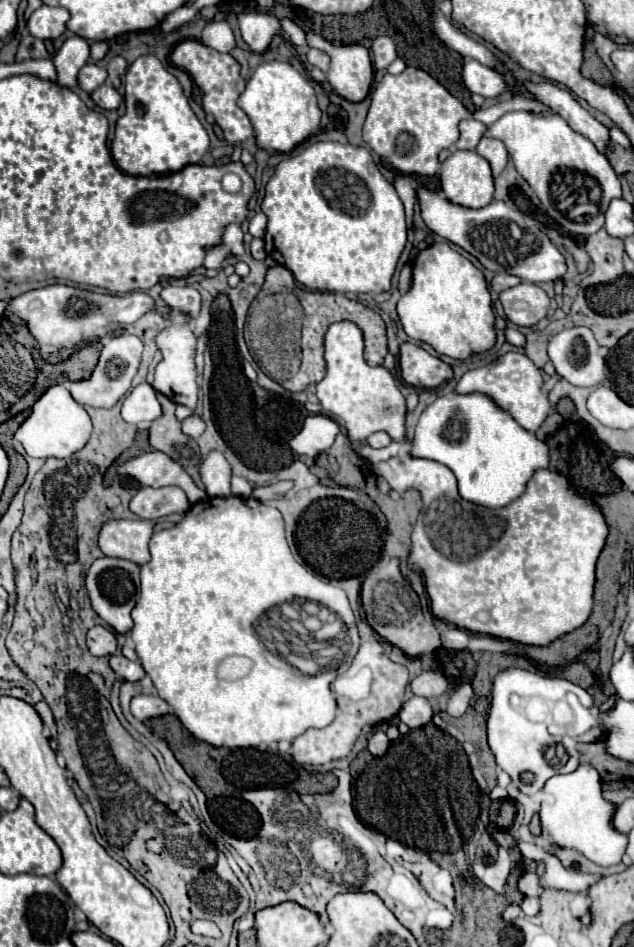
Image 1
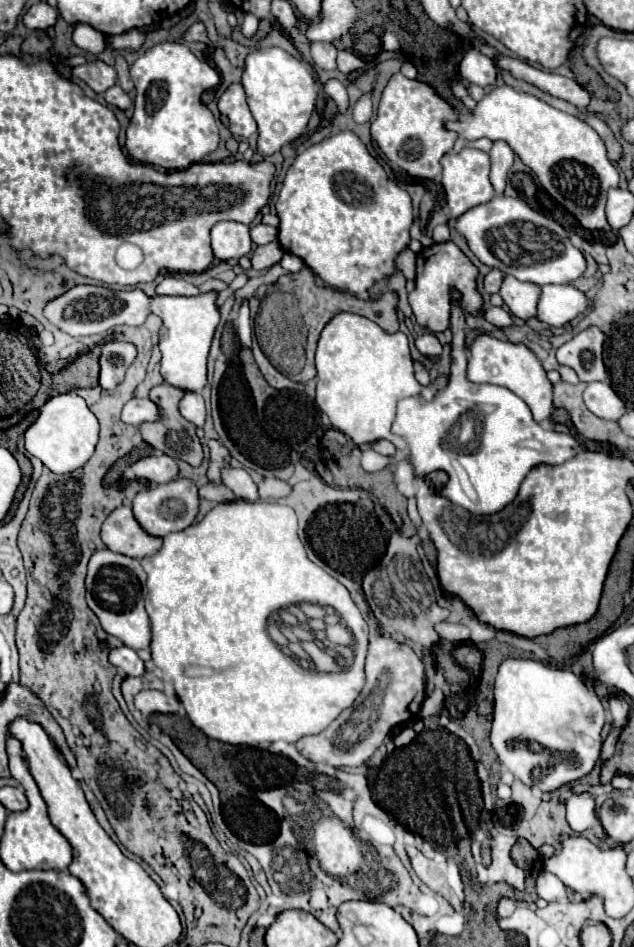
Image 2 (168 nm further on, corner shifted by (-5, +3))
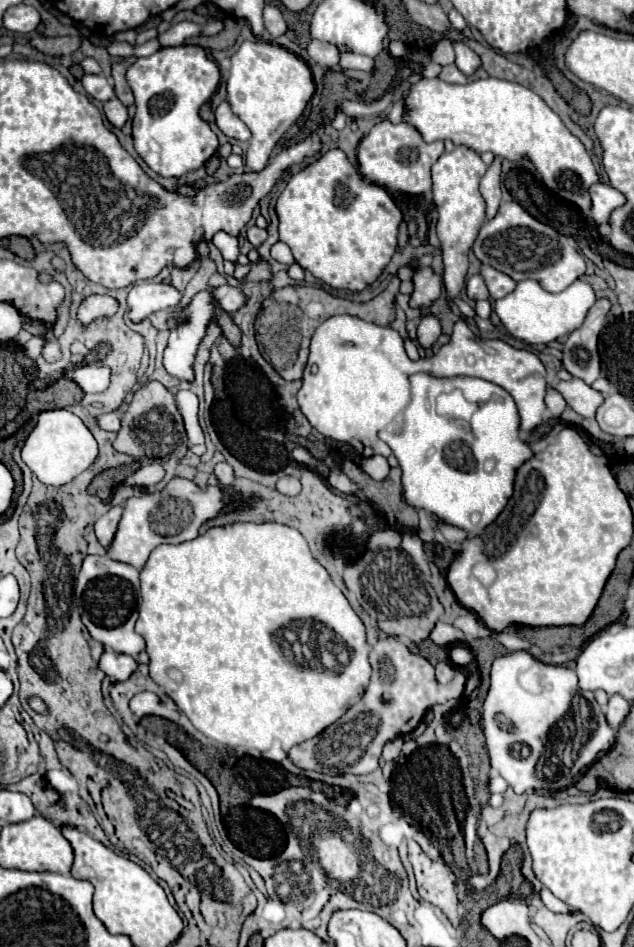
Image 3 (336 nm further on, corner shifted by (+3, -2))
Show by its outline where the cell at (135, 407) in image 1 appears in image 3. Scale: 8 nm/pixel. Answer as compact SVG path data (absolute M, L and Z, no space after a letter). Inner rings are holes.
M108 412L108 414L100 414L96 418L98 426L102 430L108 430L108 432L118 432L120 430L120 414L118 412Z

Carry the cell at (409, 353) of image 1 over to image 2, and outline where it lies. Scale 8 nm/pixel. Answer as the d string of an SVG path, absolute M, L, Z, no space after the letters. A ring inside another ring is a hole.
M424 333L416 339L416 349L426 357L438 357L442 353L442 345L438 343L434 333Z

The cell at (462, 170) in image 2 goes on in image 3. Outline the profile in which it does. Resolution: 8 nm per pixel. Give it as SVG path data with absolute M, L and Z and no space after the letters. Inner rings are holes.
M456 146L452 152L444 152L438 162L432 166L432 182L434 182L434 204L438 210L438 238L442 242L442 258L444 258L444 286L448 292L448 298L454 298L460 294L464 280L466 280L466 268L468 268L468 250L472 248L480 226L486 222L484 218L484 198L478 190L480 178L486 172L486 164L482 162L480 154L472 148Z

